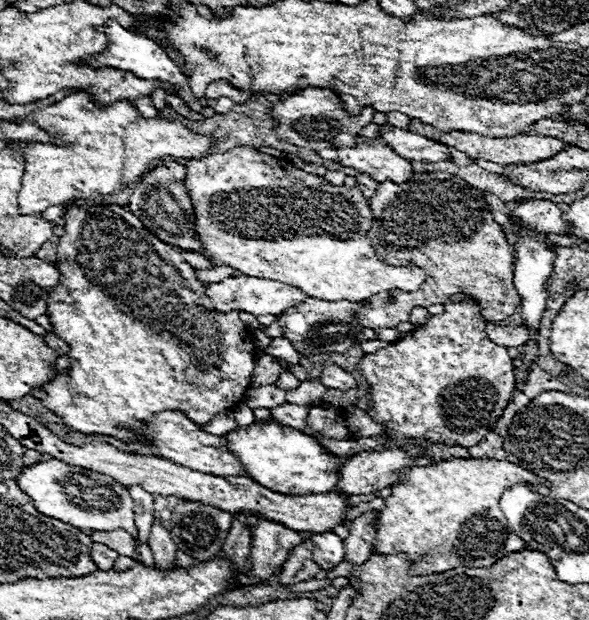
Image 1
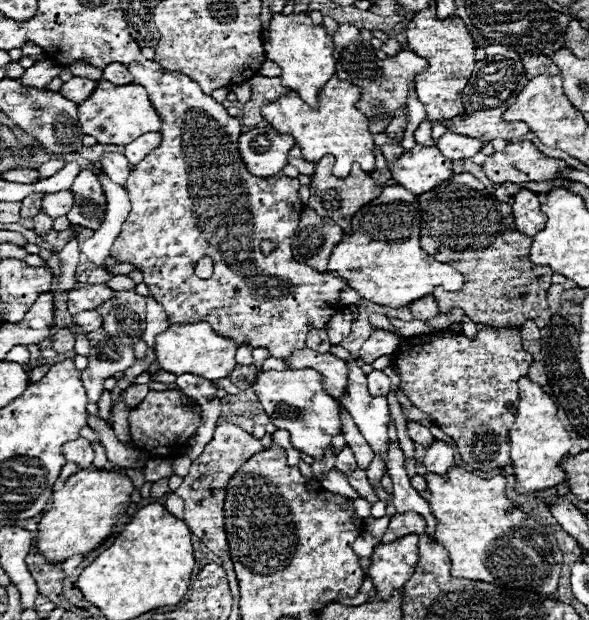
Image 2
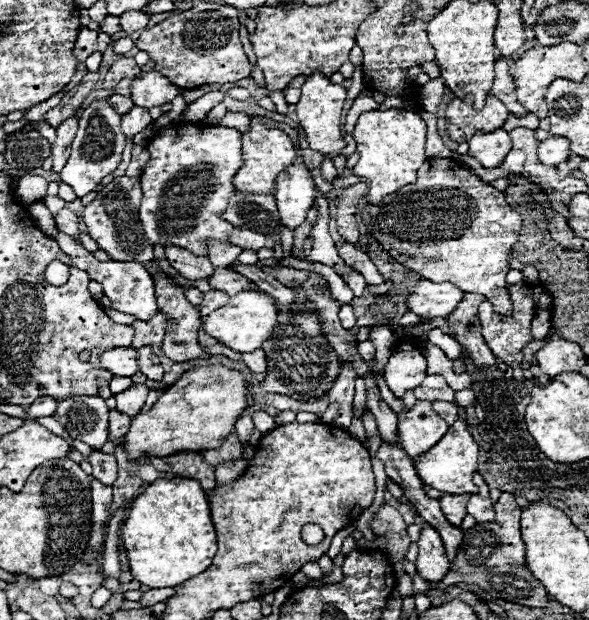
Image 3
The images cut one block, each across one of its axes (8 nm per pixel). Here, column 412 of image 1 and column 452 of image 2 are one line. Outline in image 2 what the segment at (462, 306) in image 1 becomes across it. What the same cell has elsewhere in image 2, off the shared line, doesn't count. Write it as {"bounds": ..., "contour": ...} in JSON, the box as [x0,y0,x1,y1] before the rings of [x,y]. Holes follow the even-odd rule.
{"bounds":[392,324,532,473],"contour":[[[486,324],[478,328],[476,338],[468,338],[454,330],[438,330],[430,334],[404,338],[404,342],[392,356],[392,366],[400,376],[400,390],[408,394],[408,400],[424,414],[428,414],[438,424],[438,428],[442,428],[450,438],[454,438],[458,452],[466,464],[487,473],[510,464],[508,430],[512,428],[518,410],[516,382],[518,378],[528,374],[532,362],[532,354],[522,350],[518,328],[492,328]]]}

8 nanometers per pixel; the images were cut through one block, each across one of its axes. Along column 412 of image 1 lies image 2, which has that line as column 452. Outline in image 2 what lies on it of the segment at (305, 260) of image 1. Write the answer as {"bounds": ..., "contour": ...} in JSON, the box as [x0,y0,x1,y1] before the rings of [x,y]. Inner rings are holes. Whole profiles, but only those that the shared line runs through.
{"bounds":[328,186,464,308],"contour":[[[386,186],[380,198],[358,210],[358,218],[362,218],[362,228],[352,228],[354,232],[336,244],[328,260],[328,272],[344,278],[360,298],[390,308],[402,308],[432,294],[436,286],[450,292],[462,288],[464,280],[458,270],[434,260],[420,248],[420,206],[414,194],[402,186]]]}

